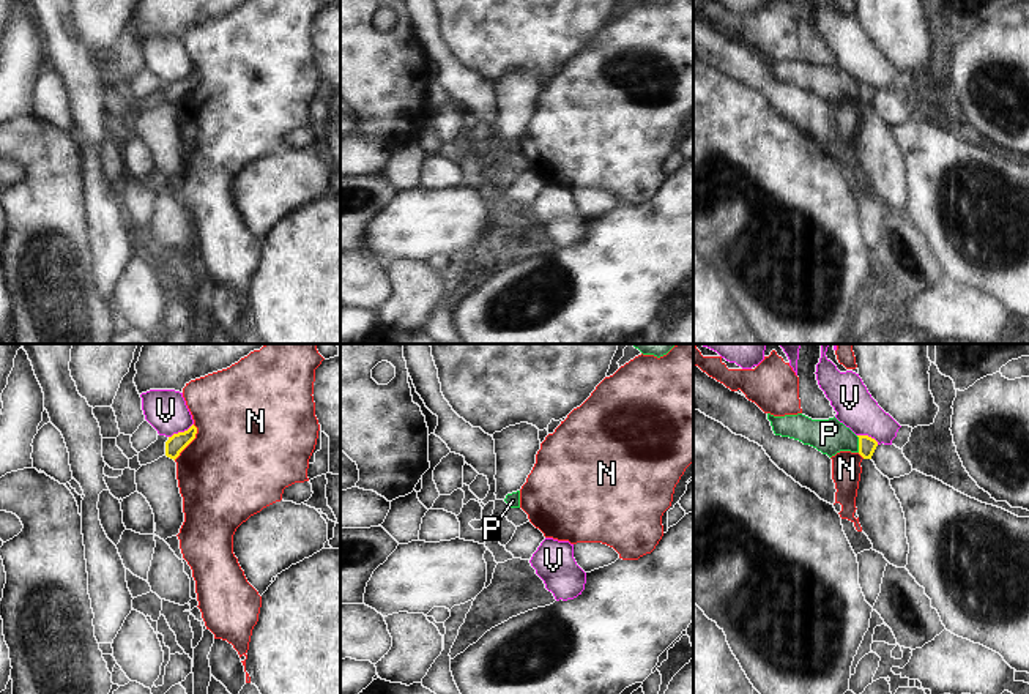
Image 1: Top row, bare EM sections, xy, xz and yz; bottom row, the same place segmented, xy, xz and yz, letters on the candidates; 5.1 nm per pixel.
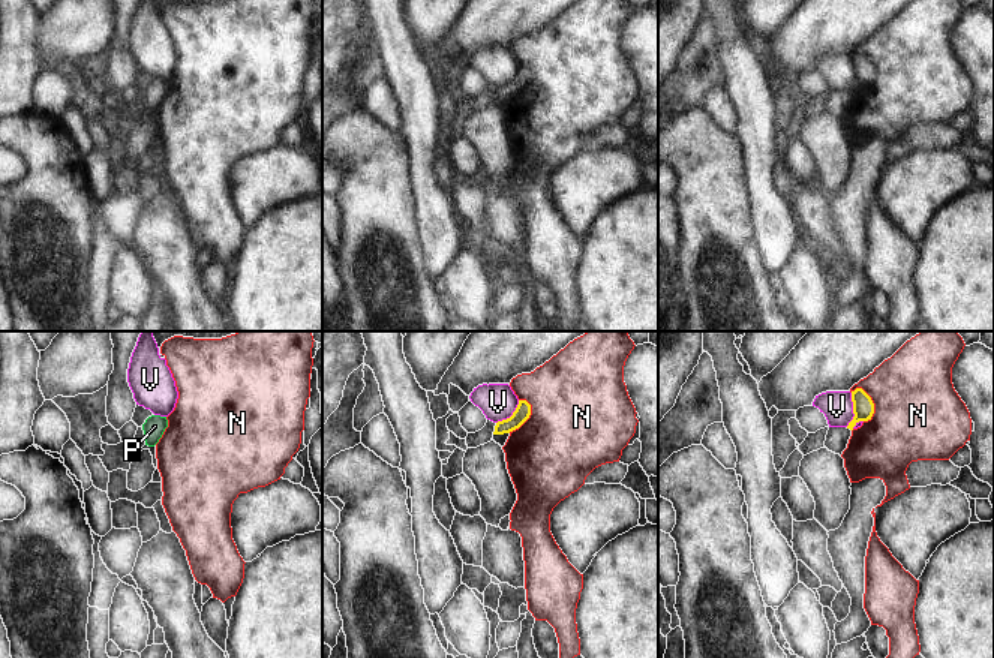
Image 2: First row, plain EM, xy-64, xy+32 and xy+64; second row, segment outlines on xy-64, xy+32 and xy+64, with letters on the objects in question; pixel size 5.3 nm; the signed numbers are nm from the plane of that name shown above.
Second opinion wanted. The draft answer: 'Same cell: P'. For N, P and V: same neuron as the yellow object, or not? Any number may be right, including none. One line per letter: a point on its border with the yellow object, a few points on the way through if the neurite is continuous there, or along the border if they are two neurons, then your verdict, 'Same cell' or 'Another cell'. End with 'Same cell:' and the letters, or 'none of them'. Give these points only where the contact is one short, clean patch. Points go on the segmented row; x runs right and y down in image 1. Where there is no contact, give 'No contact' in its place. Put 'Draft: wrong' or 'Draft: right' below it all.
N: Touches yellow at xy (191, 440). Another cell
P: Touches yellow at yz (859, 444). Boundary: yz (856, 436), (859, 451). Another cell
V: Touches yellow at xy (180, 432). Boundary: xy (193, 423), (169, 437). Another cell
Same cell: none of them
Draft: wrong

